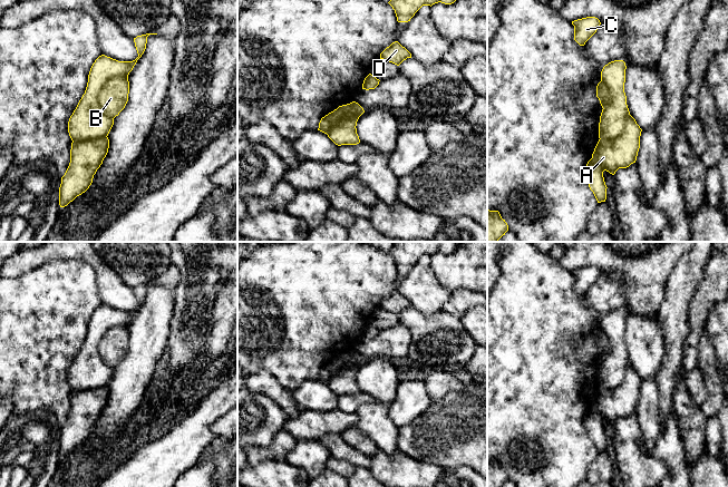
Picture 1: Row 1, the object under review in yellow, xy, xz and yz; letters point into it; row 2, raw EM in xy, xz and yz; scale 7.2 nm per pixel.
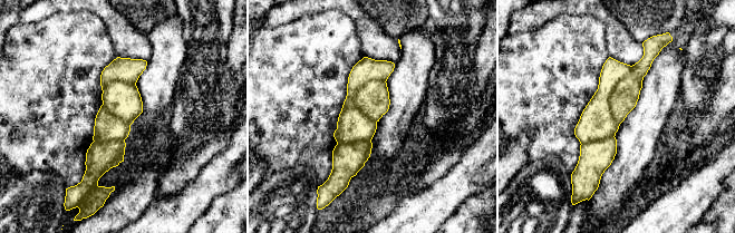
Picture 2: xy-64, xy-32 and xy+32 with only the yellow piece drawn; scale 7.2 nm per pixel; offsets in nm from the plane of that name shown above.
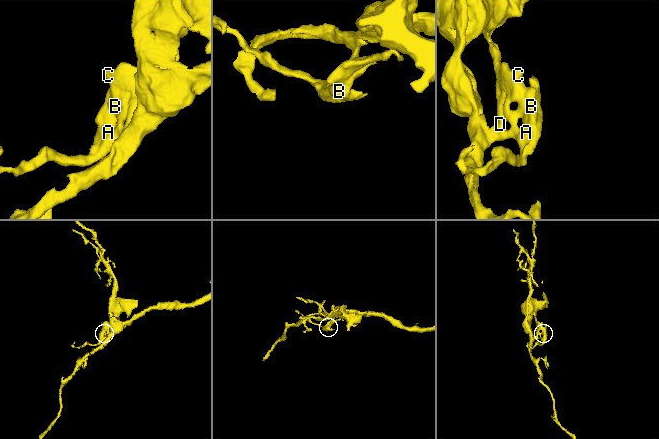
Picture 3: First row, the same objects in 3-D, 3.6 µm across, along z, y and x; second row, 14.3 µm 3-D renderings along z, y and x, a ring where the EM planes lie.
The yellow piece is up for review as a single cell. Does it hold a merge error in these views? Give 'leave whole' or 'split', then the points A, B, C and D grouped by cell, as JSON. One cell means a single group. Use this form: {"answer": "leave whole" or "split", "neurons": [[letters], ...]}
{"answer": "leave whole", "neurons": [["A", "B", "C", "D"]]}

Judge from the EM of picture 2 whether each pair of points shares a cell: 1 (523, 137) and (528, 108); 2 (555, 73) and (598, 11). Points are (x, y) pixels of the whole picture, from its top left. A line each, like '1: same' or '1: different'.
1: different
2: different

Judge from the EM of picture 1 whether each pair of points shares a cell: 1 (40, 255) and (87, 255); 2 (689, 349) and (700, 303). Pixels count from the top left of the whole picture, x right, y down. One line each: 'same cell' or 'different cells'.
1: same cell
2: same cell

